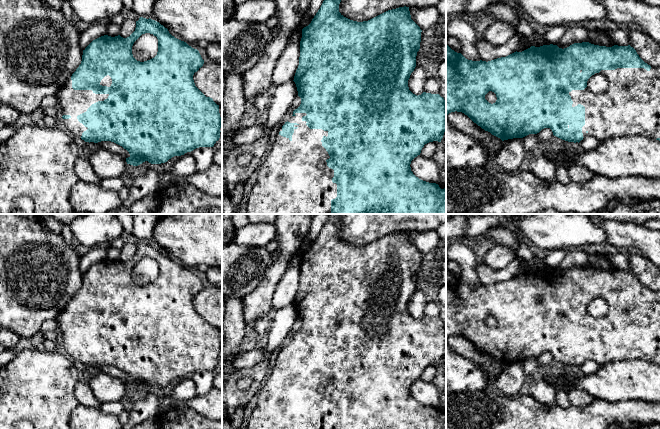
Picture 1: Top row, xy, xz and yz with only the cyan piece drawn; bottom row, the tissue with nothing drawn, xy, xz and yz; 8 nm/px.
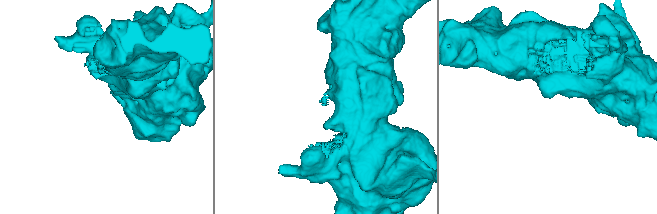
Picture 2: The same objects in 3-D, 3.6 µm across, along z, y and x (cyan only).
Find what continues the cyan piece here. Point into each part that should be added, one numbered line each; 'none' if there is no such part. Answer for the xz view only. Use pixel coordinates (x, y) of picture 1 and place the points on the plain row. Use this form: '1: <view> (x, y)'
1: xz (295, 396)

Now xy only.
1: xy (71, 326)

